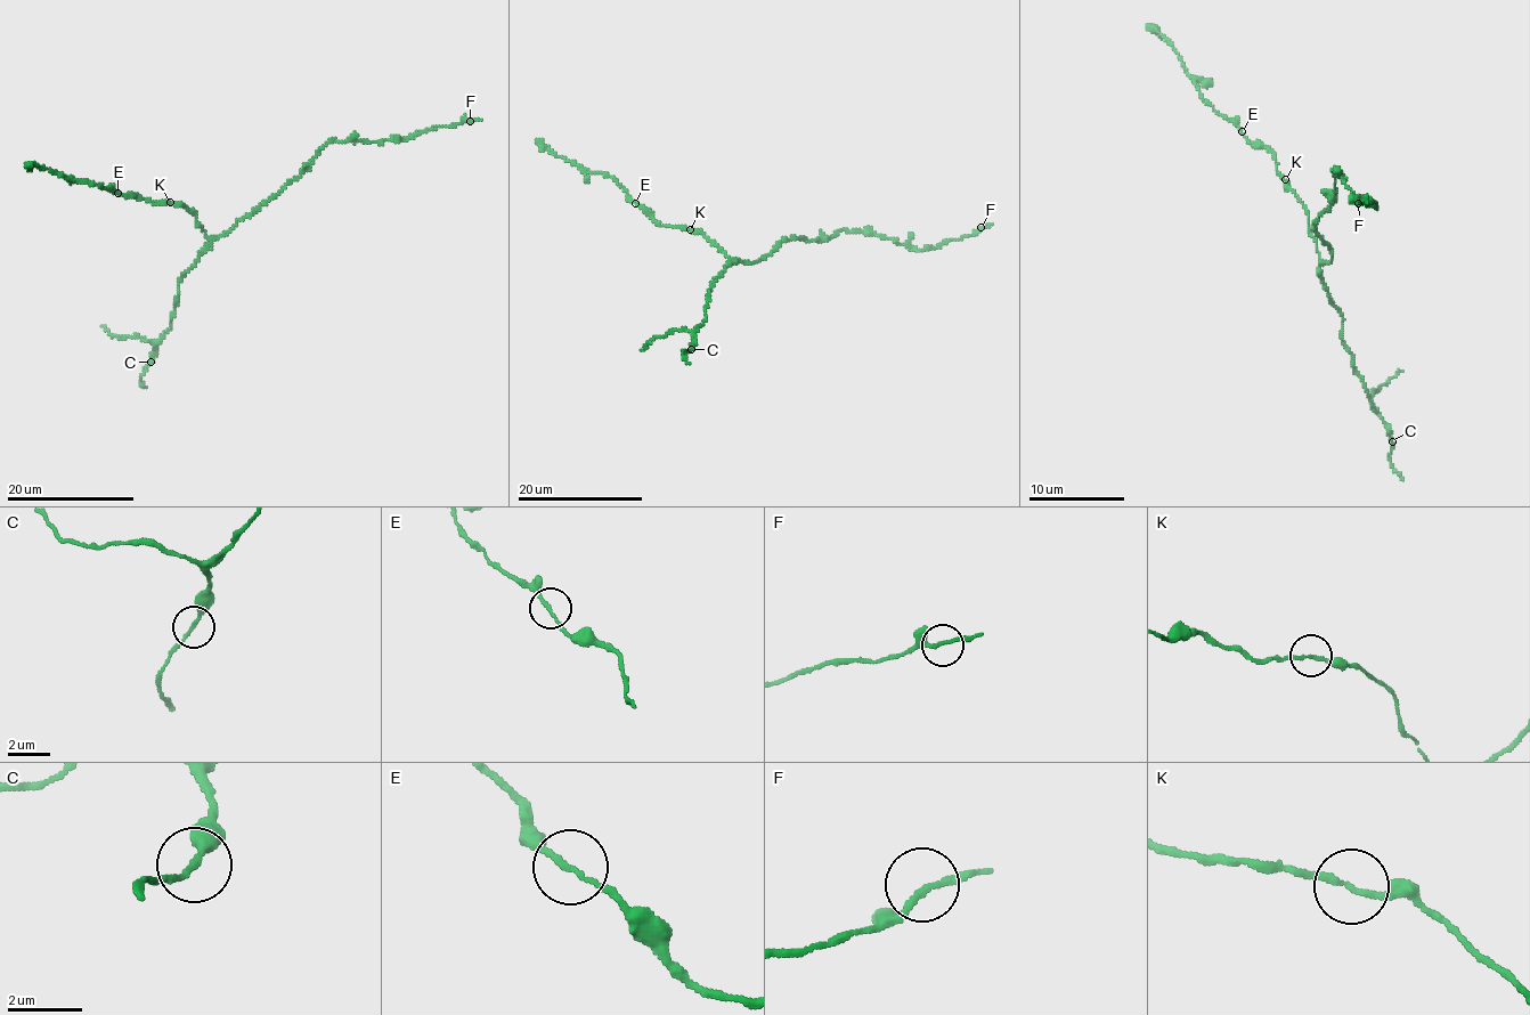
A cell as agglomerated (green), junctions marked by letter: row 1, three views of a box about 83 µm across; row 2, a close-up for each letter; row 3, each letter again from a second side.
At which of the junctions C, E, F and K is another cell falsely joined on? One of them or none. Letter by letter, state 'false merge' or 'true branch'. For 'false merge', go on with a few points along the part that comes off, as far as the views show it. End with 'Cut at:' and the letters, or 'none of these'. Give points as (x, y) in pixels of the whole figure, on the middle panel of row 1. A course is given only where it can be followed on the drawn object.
C: true branch
E: true branch
F: true branch
K: true branch
Cut at: none of these

